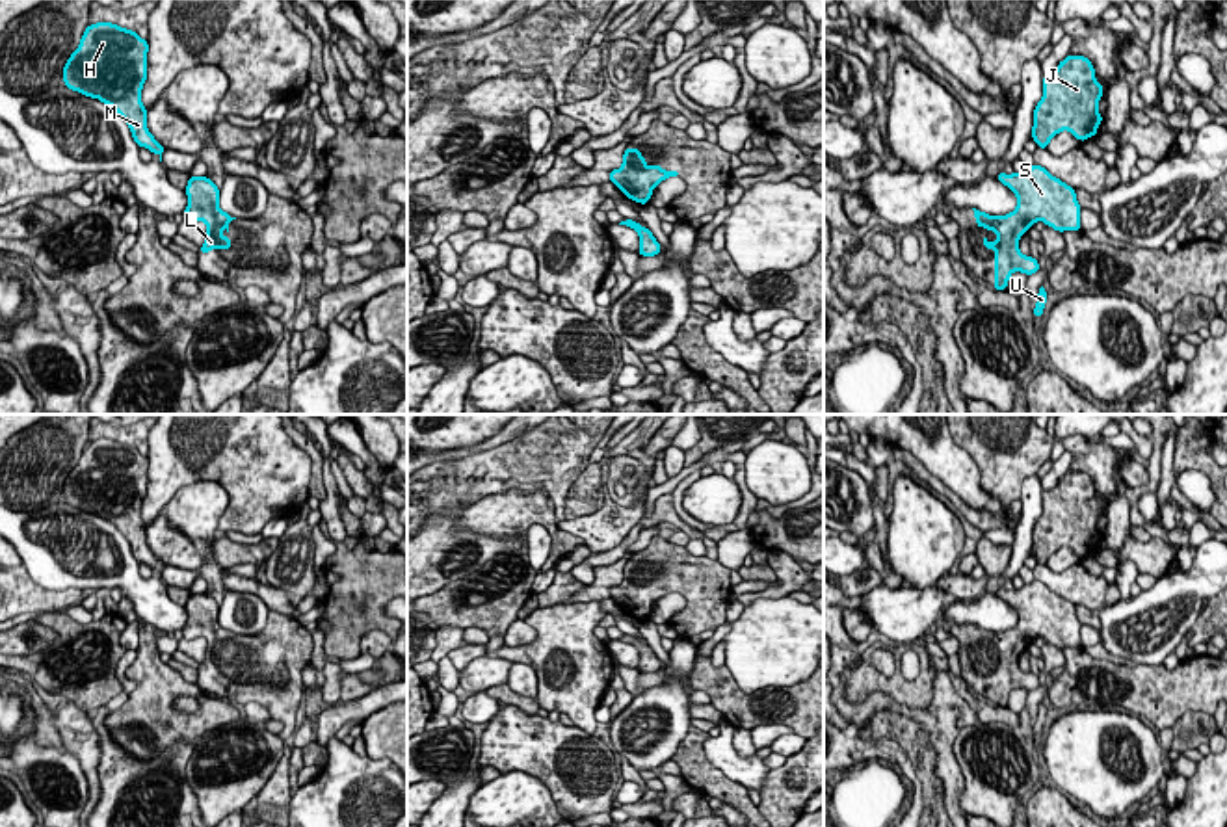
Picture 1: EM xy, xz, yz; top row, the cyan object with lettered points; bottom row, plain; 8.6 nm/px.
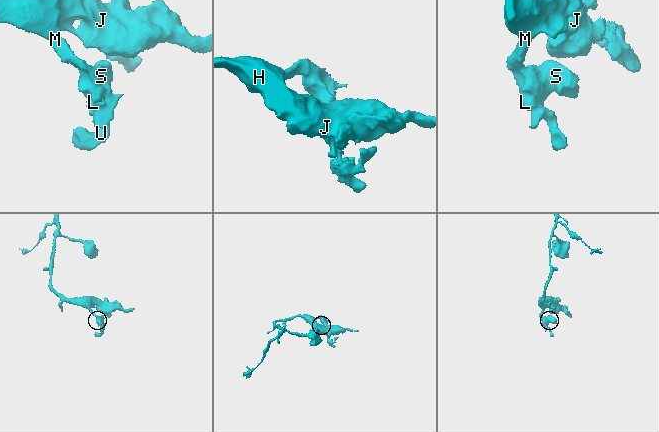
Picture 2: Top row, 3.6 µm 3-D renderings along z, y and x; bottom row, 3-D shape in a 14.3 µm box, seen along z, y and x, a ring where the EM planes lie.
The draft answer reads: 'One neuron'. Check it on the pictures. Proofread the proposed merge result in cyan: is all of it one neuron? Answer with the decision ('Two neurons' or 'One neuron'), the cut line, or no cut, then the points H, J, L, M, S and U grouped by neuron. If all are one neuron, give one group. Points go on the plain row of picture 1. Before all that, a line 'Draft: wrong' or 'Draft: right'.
Draft: right
One neuron. No split. Groups: H J L M S U

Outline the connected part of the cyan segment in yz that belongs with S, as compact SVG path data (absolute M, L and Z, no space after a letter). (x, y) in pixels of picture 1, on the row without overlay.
M1034 580L1021 589L998 589L996 595L1017 611L1017 624L1006 632L989 632L974 626L976 643L996 649L996 658L983 654L983 665L995 667L995 706L1006 706L1015 688L1034 691L1037 675L1019 667L1019 656L1036 639L1043 637L1058 649L1080 647L1080 621L1075 604Z

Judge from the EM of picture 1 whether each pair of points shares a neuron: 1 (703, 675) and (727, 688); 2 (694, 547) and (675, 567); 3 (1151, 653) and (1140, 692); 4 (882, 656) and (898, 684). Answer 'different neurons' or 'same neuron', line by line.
1: same neuron
2: different neurons
3: different neurons
4: different neurons

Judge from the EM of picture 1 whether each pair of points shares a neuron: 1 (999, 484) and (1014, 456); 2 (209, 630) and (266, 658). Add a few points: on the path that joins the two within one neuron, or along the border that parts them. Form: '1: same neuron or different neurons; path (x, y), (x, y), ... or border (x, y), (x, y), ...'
1: same neuron; path (1002, 476), (1006, 463)
2: same neuron; path (224, 636), (251, 647)

